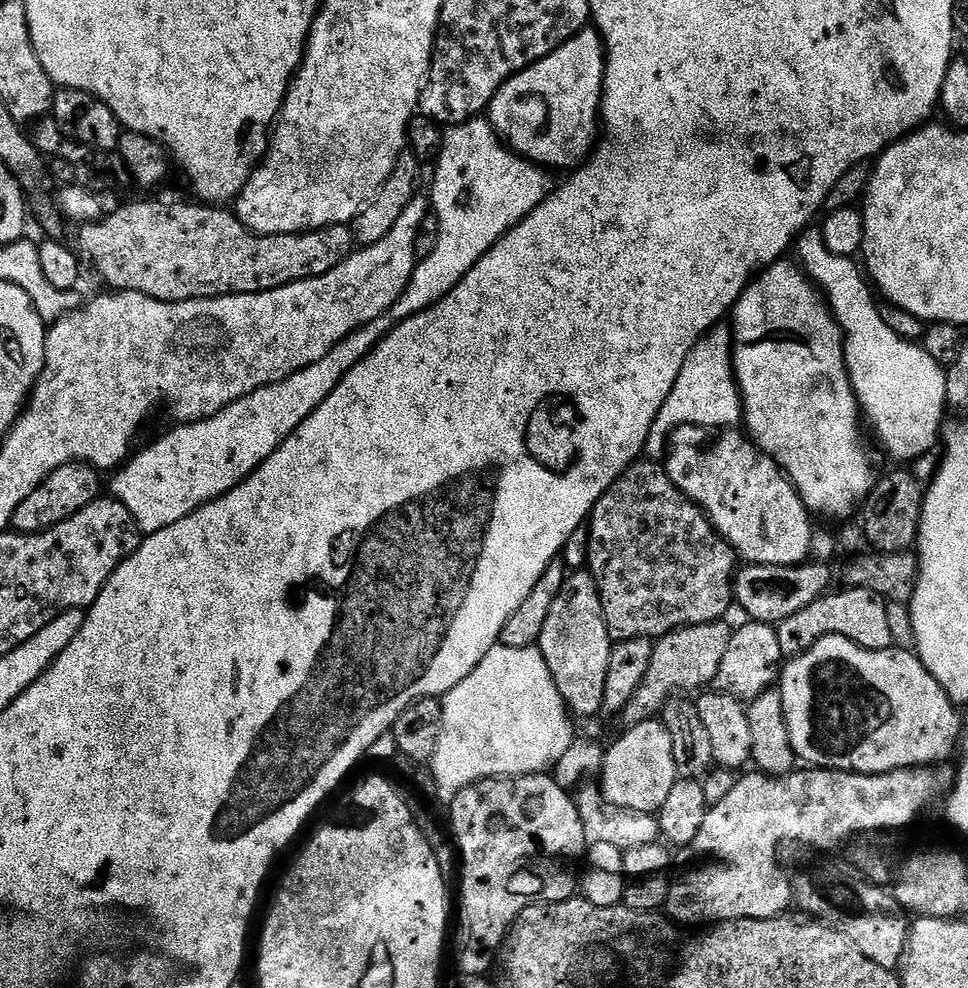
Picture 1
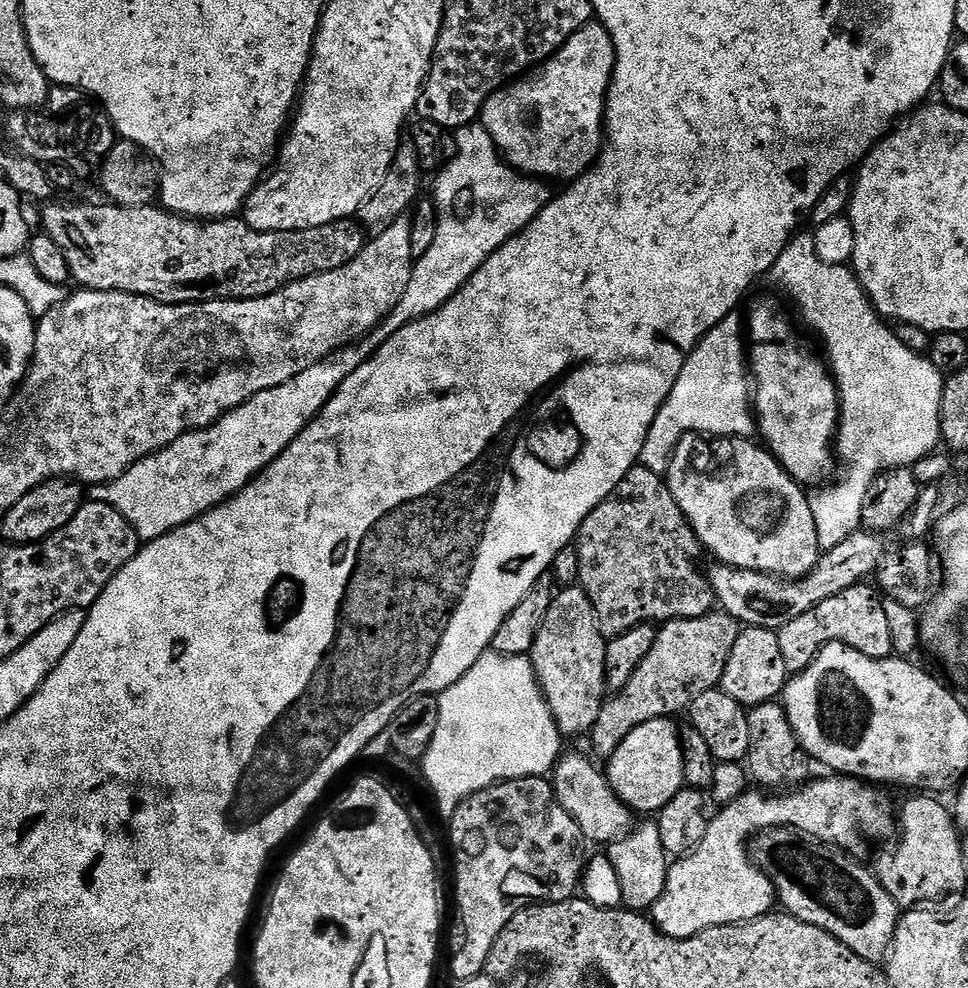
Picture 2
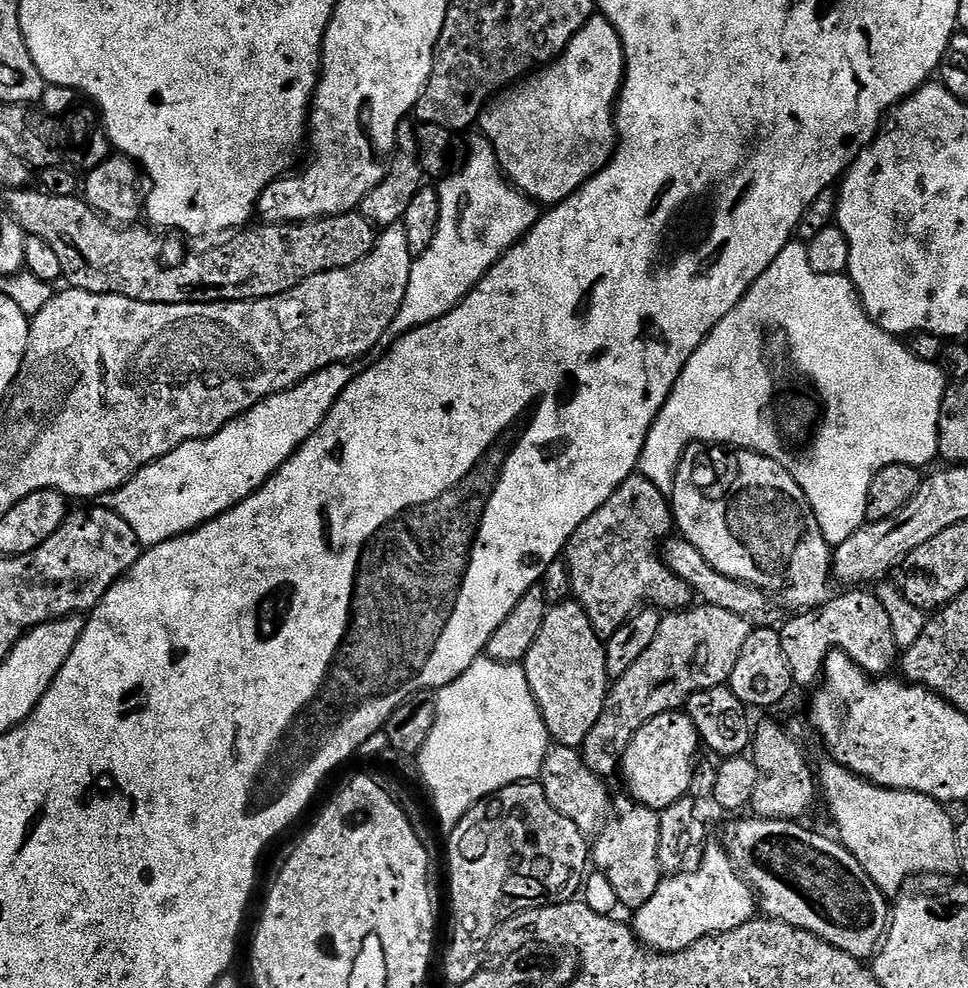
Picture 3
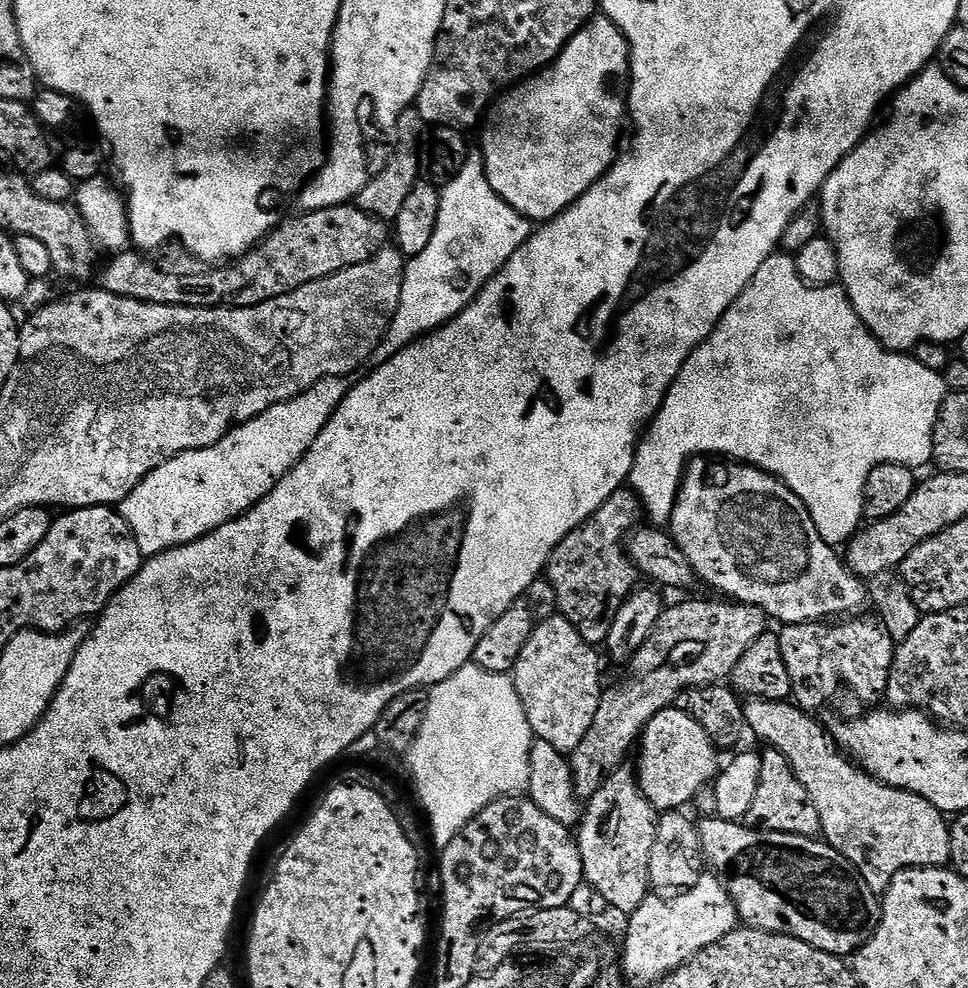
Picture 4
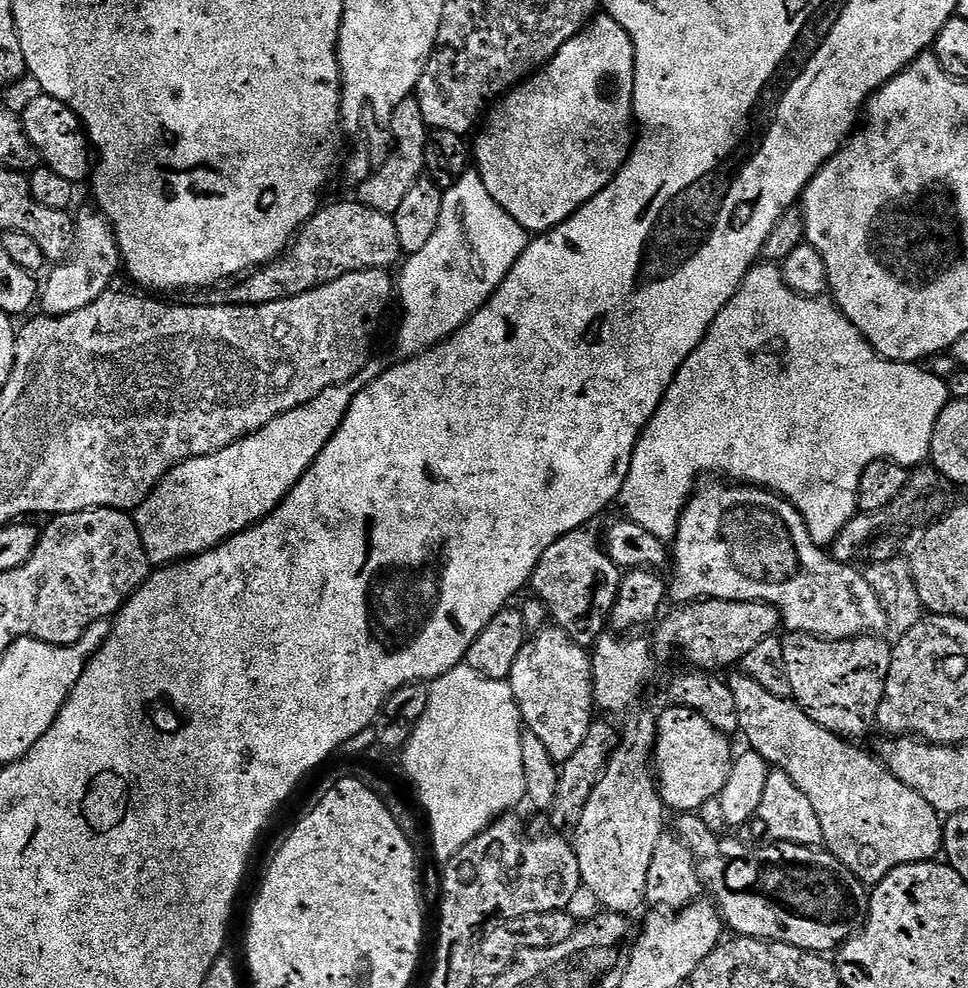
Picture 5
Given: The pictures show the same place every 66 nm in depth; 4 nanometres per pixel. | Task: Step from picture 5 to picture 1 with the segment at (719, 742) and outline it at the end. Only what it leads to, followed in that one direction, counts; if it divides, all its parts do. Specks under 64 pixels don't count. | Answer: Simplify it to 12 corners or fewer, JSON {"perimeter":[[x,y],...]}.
{"perimeter":[[663,719],[607,745],[606,803],[659,813],[678,779]]}

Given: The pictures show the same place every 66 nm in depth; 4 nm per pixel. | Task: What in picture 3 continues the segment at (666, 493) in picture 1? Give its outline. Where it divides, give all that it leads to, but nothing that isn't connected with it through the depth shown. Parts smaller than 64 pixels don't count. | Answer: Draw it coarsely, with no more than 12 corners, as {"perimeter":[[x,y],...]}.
{"perimeter":[[633,474],[574,530],[571,595],[601,638],[694,593],[658,549],[670,500]]}

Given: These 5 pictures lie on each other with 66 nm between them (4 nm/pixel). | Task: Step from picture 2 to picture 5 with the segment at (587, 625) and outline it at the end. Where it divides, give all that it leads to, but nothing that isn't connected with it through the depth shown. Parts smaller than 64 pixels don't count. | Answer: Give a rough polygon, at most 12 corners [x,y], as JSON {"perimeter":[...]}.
{"perimeter":[[561,628],[507,681],[523,727],[568,760],[594,722],[592,658]]}

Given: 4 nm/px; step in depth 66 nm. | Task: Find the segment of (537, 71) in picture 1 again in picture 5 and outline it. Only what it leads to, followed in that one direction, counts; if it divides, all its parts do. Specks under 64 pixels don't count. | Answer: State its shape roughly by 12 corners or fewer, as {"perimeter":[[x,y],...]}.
{"perimeter":[[600,14],[489,107],[478,179],[529,234],[634,147],[636,55]]}

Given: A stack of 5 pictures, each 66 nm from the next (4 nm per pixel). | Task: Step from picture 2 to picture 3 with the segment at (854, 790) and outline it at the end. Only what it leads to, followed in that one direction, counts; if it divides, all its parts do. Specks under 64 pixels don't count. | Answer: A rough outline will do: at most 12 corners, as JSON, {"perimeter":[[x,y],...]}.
{"perimeter":[[727,848],[665,875],[635,909],[637,940],[681,952],[757,915]]}

